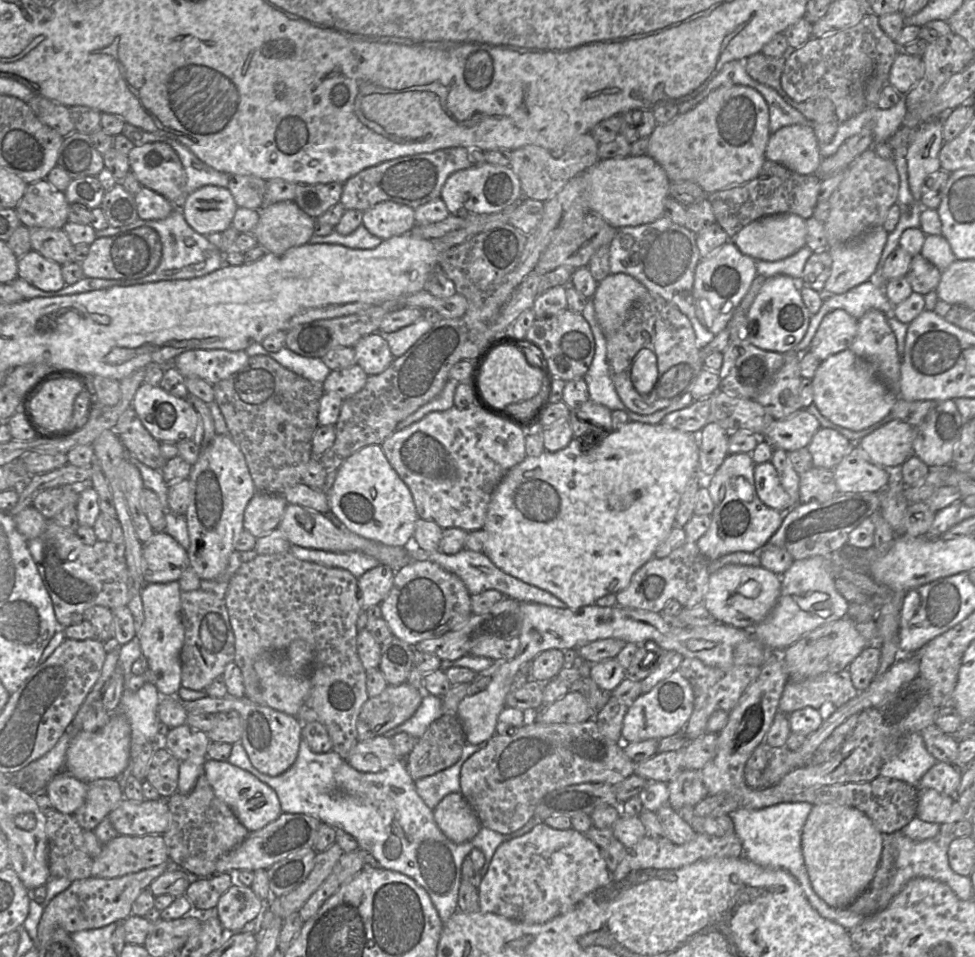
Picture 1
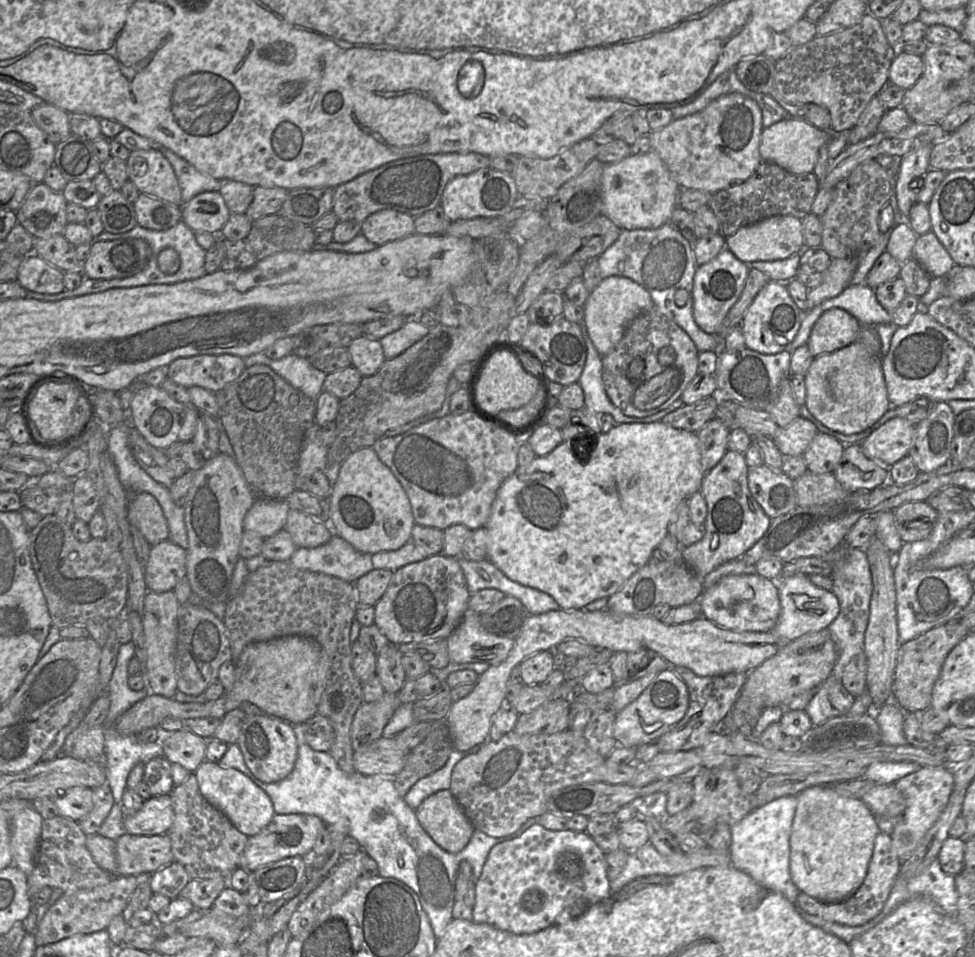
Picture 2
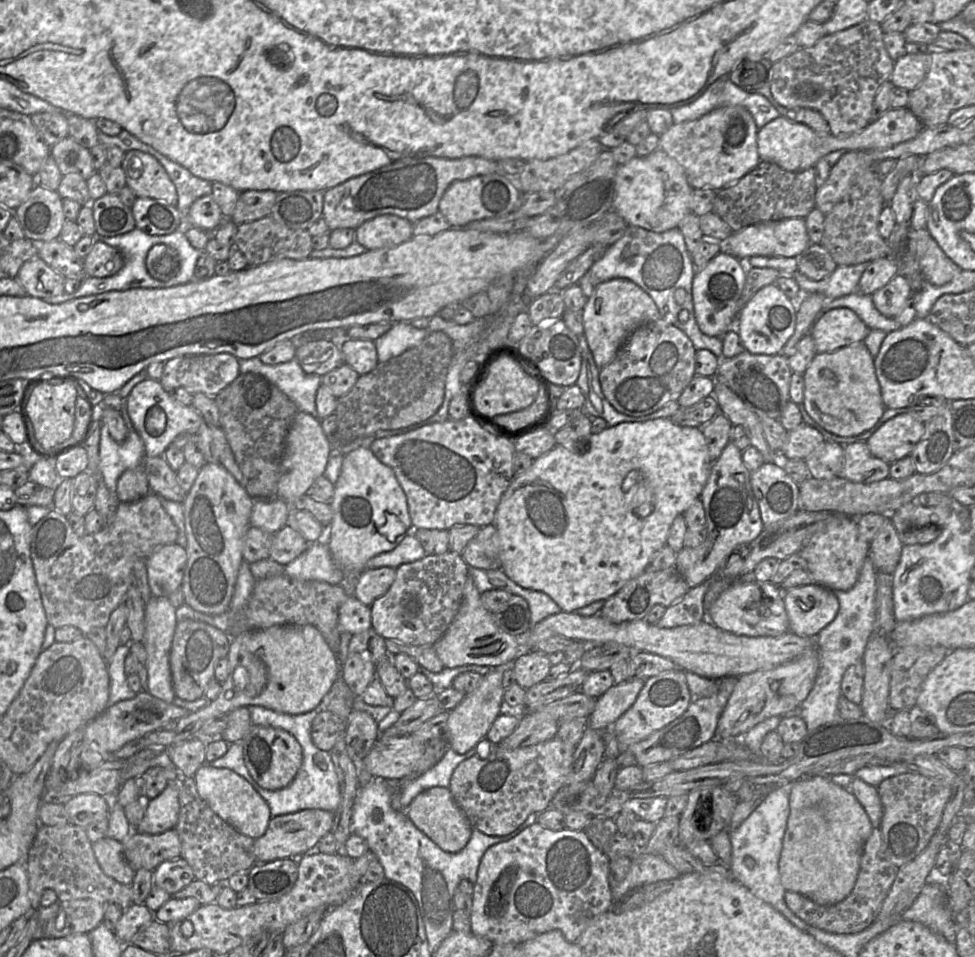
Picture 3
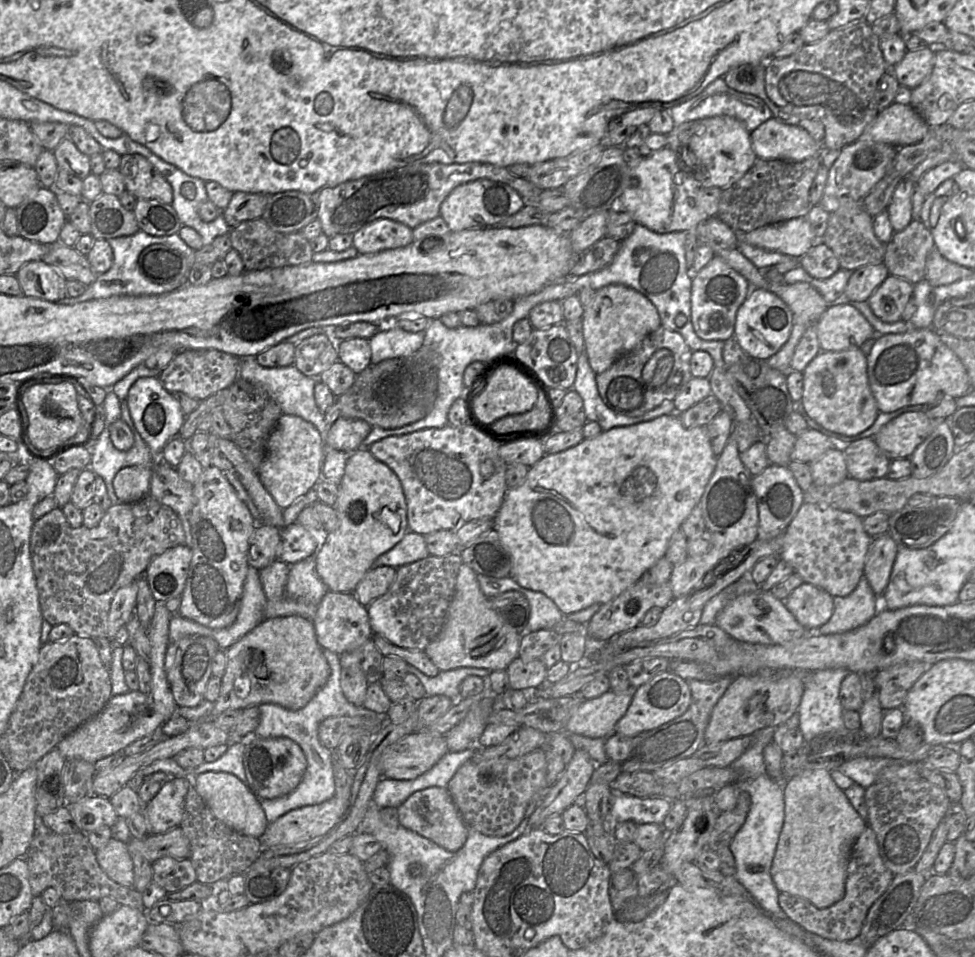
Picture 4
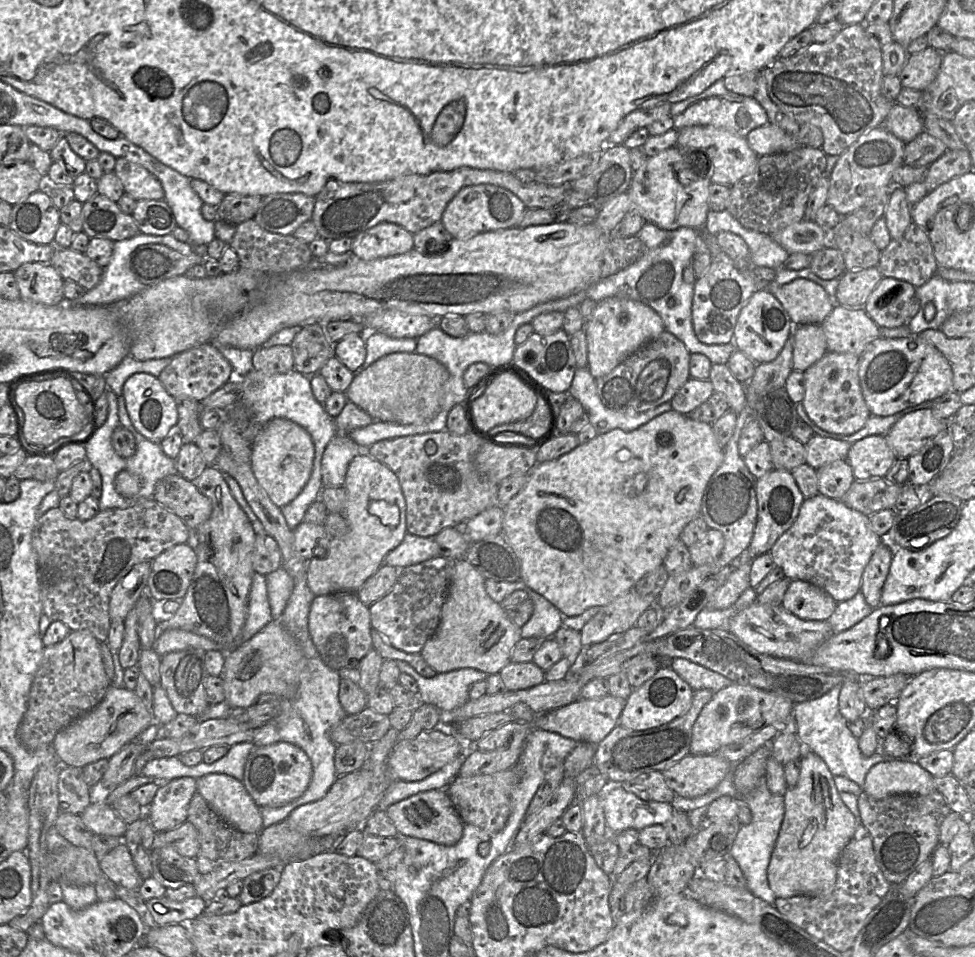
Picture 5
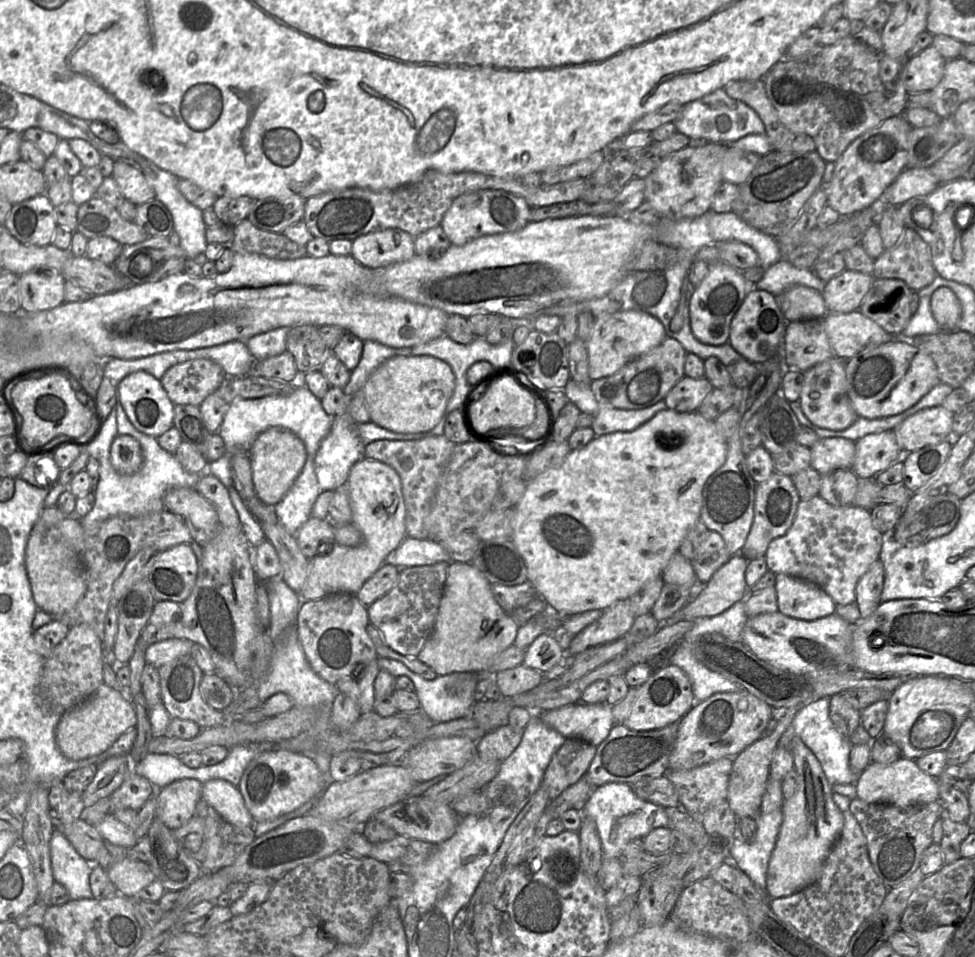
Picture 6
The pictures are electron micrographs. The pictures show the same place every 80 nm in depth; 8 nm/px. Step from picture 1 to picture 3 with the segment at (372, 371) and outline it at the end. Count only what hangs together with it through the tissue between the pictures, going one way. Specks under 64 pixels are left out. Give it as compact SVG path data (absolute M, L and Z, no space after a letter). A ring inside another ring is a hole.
M347 338L340 343L344 361L359 375L371 372L379 363L373 340Z

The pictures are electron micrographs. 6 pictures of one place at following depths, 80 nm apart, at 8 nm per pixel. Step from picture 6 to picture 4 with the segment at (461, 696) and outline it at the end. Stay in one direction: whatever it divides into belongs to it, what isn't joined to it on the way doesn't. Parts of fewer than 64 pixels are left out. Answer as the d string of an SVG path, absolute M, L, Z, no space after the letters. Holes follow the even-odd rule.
M407 664L407 672L419 678L424 686L426 696L444 695L456 701L460 698L460 685L468 676L479 676L486 680L493 672L484 668L461 667L447 671L439 671L434 676L427 676L414 666Z

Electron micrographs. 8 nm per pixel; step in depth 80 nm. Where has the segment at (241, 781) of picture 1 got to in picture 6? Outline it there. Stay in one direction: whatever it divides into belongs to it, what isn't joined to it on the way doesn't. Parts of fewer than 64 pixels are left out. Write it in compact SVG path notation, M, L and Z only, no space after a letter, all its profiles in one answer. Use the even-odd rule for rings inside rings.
M211 779L202 784L201 794L227 822L236 826L254 826L237 786L223 779Z

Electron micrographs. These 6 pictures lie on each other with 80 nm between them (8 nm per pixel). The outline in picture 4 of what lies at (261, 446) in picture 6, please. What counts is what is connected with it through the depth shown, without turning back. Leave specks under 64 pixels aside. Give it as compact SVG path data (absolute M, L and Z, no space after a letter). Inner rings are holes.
M282 414L266 443L265 458L257 473L266 490L282 509L309 492L322 478L325 444L317 428L301 417Z

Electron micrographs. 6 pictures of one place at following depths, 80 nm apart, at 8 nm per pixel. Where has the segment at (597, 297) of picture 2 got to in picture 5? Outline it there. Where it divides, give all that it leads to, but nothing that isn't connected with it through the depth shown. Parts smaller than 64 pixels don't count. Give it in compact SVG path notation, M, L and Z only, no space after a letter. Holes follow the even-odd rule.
M605 298L585 323L588 369L594 378L609 374L644 343L665 331L661 317L649 306L625 298Z

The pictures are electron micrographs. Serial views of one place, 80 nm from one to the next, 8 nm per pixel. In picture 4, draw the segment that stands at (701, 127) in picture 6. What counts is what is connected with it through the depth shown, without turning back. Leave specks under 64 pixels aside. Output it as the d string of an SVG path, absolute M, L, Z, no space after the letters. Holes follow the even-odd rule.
M723 78L714 80L700 94L690 100L670 108L669 113L675 126L710 117L730 116L741 121L748 132L754 131L762 123L773 118L771 110L762 99L729 88Z

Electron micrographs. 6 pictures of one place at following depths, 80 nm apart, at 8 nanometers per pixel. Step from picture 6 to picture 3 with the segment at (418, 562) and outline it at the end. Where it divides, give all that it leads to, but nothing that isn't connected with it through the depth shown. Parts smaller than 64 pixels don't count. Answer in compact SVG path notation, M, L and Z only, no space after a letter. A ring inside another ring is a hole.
M412 532L406 535L393 550L372 557L367 562L366 568L392 567L396 569L402 564L415 562L425 556L423 546Z

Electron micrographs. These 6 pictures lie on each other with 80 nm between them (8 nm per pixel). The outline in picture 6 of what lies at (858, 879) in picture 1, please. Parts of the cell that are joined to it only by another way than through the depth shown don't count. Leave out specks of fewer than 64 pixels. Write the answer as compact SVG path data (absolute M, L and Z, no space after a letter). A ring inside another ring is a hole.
M795 735L790 738L788 748L793 755L798 785L795 794L783 801L783 821L767 870L769 898L789 896L815 883L844 823L842 811L832 798L832 786L814 753Z

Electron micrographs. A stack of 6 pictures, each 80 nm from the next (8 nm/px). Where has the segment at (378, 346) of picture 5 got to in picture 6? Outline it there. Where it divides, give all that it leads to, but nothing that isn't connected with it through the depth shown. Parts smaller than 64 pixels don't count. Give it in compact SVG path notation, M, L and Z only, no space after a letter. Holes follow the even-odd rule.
M366 340L358 365L351 371L350 379L343 388L344 394L352 398L360 391L370 374L383 362L394 356L406 356L412 347L394 348L373 340Z

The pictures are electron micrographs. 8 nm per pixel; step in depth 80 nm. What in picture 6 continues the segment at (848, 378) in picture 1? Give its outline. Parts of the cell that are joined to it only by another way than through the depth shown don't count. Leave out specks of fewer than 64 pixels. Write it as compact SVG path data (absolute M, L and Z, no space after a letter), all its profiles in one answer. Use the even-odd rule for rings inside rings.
M833 356L803 372L804 381L800 393L803 413L815 426L828 430L844 430L851 426L858 415L848 395L845 359Z

